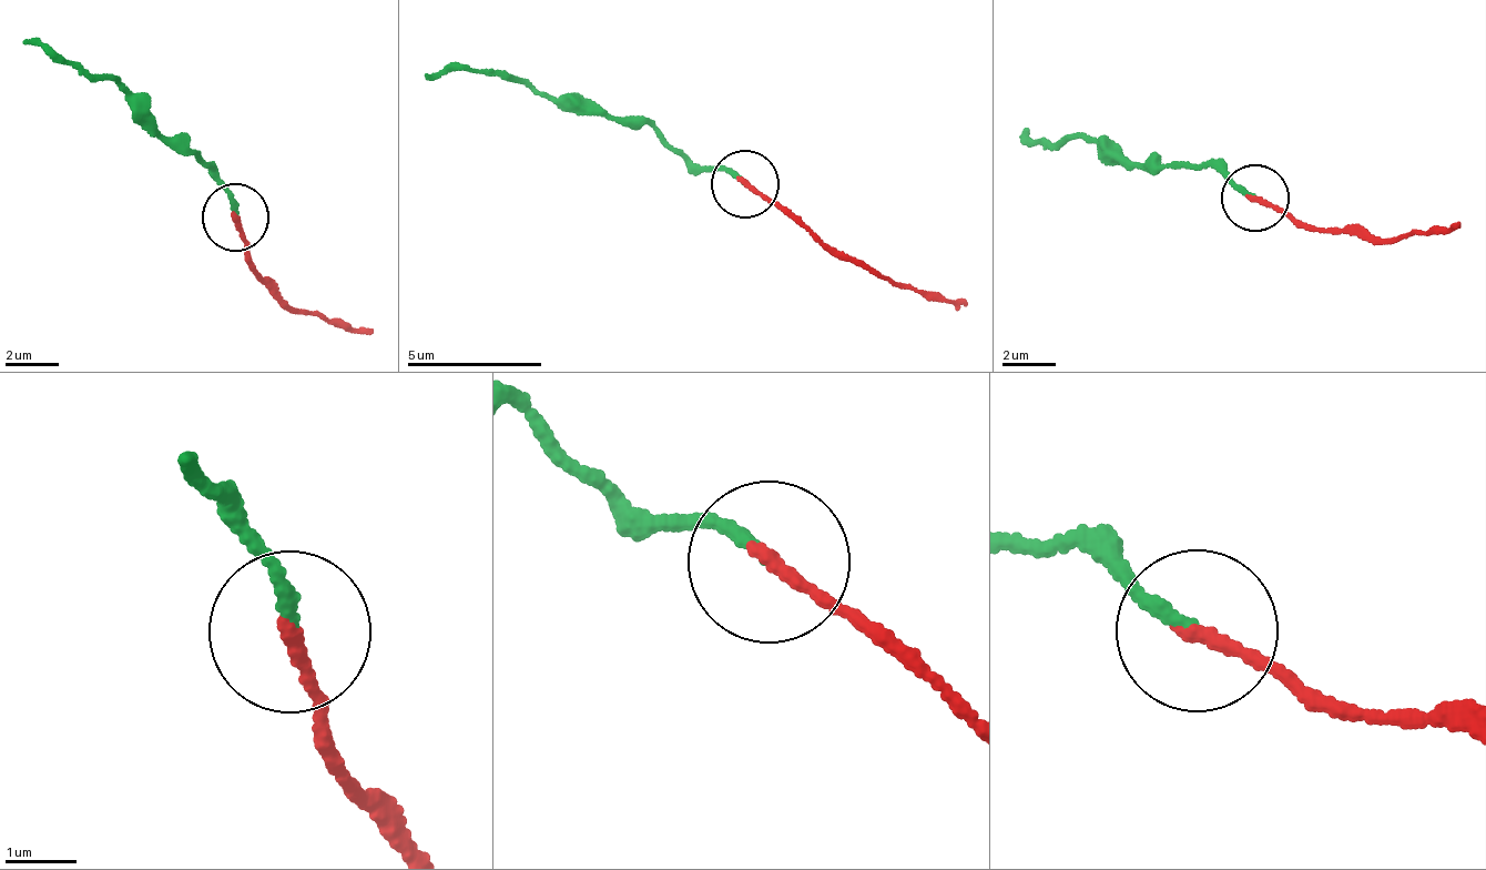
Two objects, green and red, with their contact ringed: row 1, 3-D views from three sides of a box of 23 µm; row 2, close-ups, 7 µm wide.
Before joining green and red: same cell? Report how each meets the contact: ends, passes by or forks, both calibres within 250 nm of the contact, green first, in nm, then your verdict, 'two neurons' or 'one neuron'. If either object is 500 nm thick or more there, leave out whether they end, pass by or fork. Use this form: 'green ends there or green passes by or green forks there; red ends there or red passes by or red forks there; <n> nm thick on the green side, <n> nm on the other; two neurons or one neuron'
green ends there; red ends there; 160 nm thick on the green side, 190 nm on the other; one neuron

